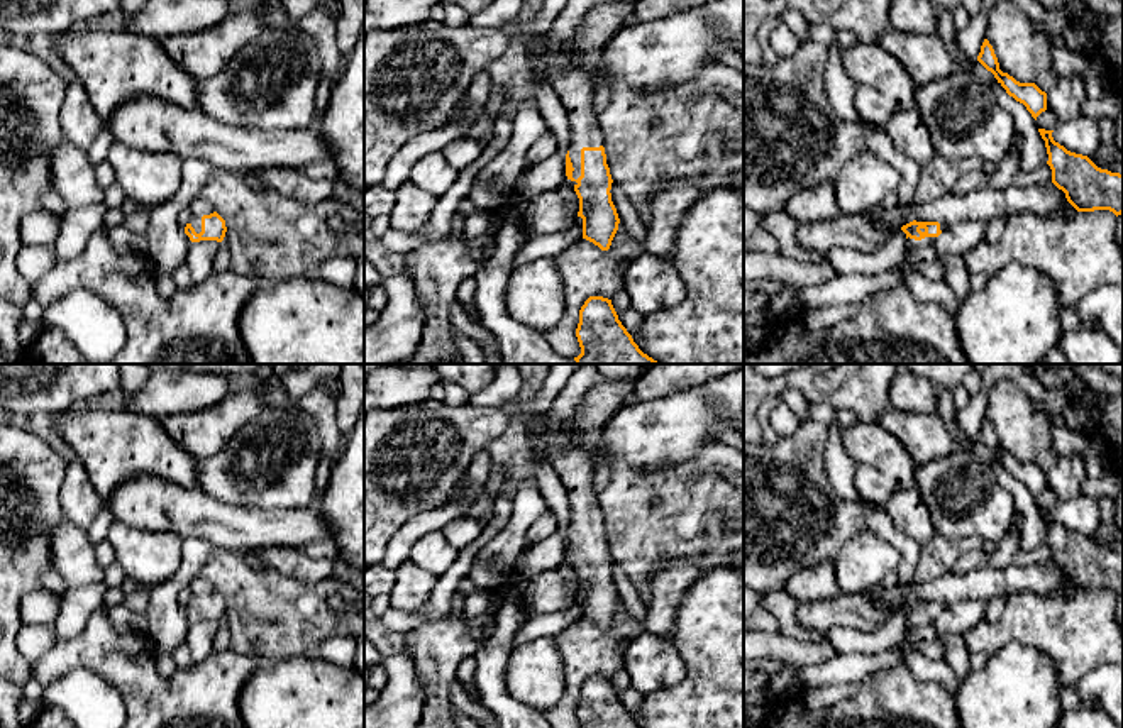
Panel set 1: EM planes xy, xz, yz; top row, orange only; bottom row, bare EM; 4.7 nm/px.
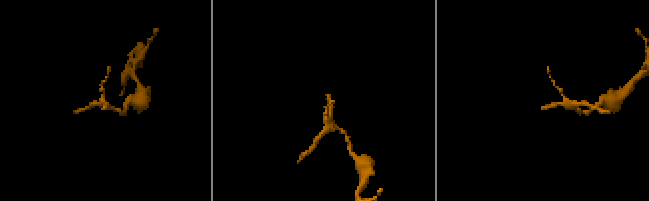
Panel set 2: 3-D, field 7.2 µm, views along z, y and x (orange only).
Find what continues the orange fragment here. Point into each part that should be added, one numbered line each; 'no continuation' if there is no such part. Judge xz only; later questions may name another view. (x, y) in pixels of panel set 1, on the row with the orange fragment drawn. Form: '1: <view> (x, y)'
1: xz (568, 77)

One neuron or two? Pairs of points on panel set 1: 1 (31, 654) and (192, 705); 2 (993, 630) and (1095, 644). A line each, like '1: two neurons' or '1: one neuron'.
1: two neurons
2: one neuron

